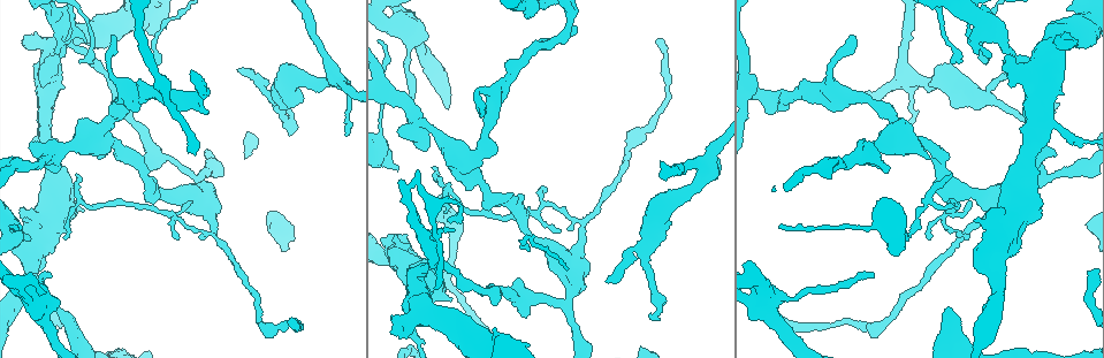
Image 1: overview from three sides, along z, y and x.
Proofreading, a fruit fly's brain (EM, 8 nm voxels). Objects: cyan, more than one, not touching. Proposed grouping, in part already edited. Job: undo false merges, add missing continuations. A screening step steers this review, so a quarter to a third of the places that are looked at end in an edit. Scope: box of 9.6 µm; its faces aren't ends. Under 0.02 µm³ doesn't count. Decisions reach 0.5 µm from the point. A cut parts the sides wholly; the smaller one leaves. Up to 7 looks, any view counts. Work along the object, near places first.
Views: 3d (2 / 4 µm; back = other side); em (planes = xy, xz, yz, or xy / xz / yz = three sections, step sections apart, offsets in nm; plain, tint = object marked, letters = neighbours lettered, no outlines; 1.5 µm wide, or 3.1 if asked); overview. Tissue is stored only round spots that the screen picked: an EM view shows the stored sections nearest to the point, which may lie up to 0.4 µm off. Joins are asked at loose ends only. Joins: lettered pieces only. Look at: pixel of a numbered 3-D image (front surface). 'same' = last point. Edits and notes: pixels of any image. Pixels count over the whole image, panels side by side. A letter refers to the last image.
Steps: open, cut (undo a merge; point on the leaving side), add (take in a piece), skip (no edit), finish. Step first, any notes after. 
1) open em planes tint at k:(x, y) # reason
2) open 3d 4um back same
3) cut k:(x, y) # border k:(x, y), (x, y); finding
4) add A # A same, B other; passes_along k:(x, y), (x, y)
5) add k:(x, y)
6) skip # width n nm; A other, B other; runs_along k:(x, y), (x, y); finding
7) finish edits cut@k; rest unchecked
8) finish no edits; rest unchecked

open em planes letters at 1:(874, 277) # end of a long branch

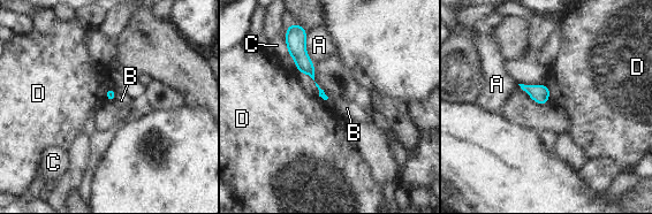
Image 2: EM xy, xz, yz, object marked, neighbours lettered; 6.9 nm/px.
skip # A other, B other, C other, D other; border 2:(550, 90), (551, 96); no lettered piece goes on from it

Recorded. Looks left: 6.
open em planes letters at 1:(1074, 42)

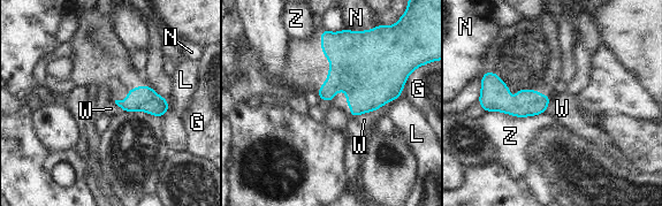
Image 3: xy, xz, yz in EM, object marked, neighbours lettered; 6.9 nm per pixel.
skip # longest_contact Z 420 nm; G other, L other, N other, W other, Z other; no lettered piece goes on from it

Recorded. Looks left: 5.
open 3d 2um at 1:(239, 69) # branch stops here

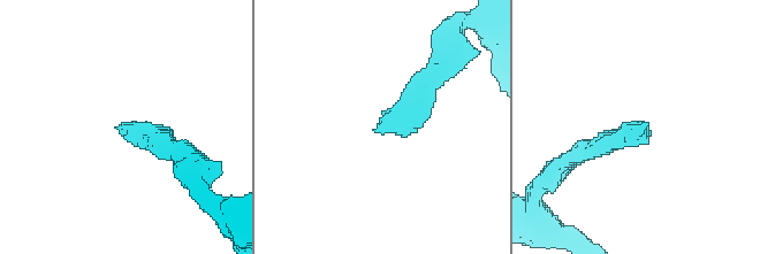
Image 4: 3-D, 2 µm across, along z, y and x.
open em planes letters at 4:(646, 123) # need the tissue

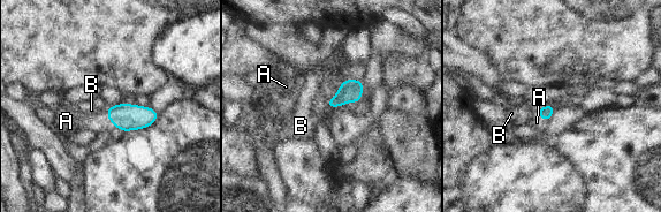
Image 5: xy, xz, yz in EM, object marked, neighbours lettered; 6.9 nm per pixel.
add A # A same, B other; passes_along 5:(123, 116), (107, 116), (71, 120); it goes on there

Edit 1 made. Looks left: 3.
finish edits add@5; rest unchecked

